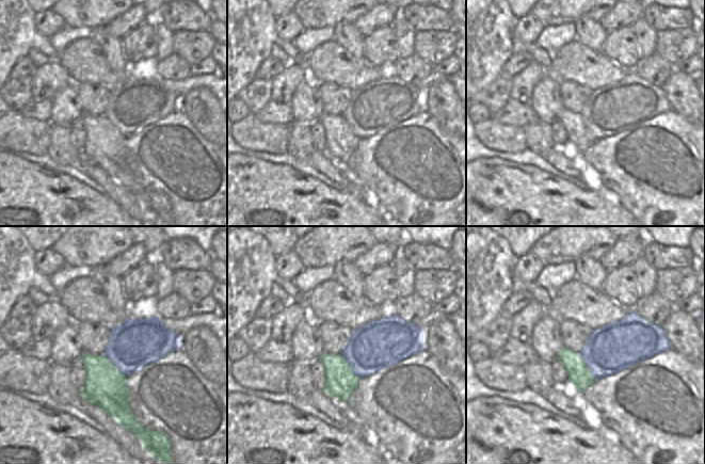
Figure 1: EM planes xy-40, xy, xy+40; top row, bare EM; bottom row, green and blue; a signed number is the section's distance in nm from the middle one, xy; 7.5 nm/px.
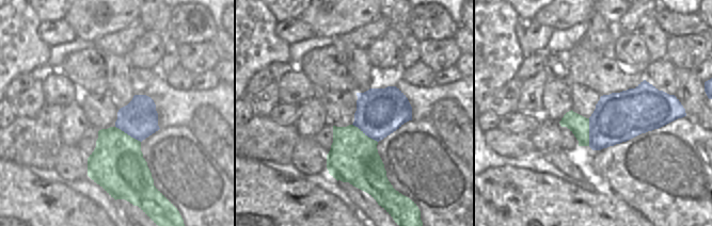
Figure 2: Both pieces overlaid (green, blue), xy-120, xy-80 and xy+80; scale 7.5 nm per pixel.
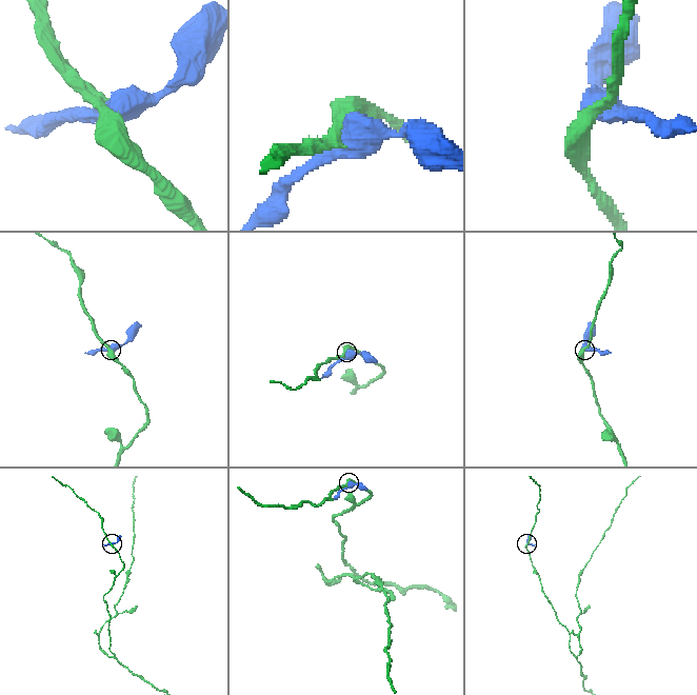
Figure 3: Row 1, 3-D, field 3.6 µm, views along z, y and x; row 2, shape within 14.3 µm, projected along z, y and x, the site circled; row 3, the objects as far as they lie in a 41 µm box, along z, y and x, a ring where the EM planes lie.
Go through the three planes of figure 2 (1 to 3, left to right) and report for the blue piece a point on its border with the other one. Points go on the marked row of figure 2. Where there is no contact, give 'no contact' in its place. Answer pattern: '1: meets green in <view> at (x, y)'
1: meets green in xy-120 at (127, 134)
2: meets green in xy-80 at (364, 133)
3: meets green in xy+80 at (588, 132)

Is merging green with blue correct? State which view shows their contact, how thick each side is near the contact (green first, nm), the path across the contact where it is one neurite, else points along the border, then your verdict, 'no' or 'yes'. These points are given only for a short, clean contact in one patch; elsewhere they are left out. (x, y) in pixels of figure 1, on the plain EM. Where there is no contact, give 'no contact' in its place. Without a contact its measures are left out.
xy-40 | 320/360 nm | no

